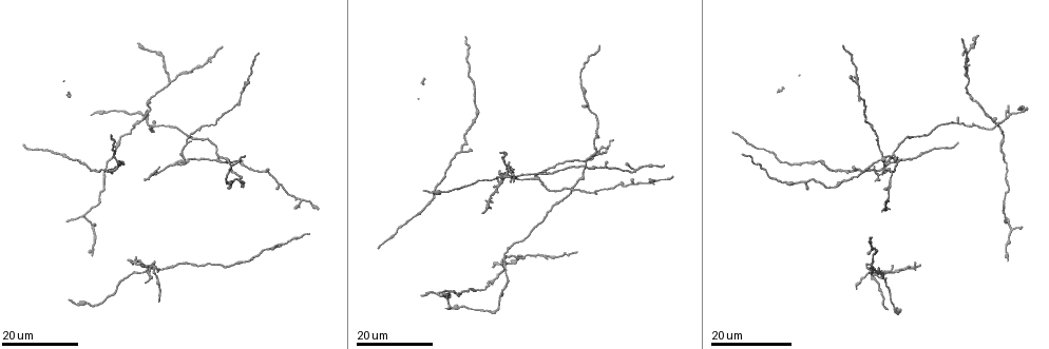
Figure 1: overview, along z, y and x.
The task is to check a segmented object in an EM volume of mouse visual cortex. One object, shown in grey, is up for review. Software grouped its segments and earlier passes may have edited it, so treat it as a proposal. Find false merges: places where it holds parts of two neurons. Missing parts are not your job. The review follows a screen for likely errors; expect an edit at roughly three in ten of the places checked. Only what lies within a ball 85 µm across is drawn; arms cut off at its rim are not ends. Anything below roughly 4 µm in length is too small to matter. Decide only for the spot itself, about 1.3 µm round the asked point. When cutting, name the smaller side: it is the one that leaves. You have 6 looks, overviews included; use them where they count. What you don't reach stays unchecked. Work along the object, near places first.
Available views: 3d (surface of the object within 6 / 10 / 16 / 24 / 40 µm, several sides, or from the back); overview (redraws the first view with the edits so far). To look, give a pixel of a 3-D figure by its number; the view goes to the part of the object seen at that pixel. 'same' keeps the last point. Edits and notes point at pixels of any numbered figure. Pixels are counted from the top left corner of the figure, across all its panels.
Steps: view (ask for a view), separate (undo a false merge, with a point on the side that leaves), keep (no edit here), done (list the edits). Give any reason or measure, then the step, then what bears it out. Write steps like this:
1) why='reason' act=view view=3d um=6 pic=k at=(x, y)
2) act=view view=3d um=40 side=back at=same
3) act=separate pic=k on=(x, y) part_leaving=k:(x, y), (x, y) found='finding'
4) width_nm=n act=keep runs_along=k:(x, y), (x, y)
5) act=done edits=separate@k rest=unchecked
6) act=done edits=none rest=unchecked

why='three-way junction' act=view view=3d um=24 pic=1 at=(544, 256)

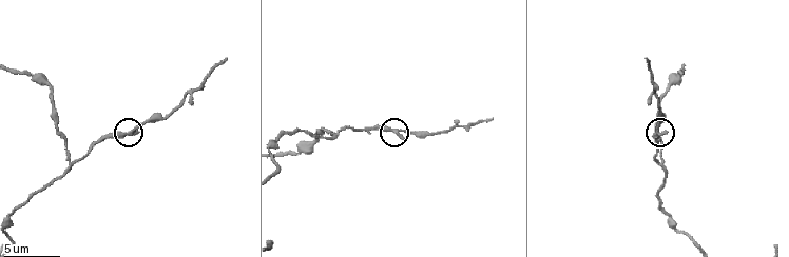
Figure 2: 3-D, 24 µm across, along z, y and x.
act=view view=3d um=10 pic=2 at=(126, 135)

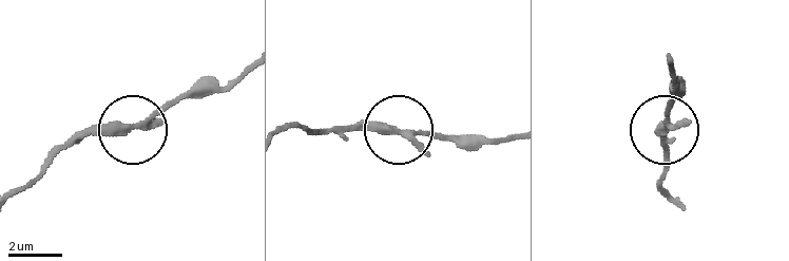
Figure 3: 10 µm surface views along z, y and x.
width_nm=250 act=keep runs_along=3:(22, 188), (70, 145), (145, 125), (197, 81) found='all the same neuron'

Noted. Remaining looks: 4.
why='branch point' act=view view=3d um=16 pic=1 at=(492, 281)

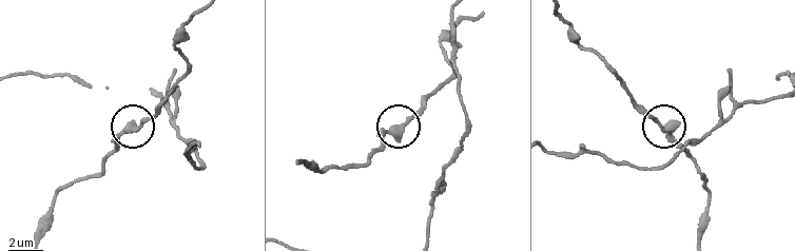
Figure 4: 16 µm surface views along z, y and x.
act=view view=3d um=10 pic=4 at=(400, 127)

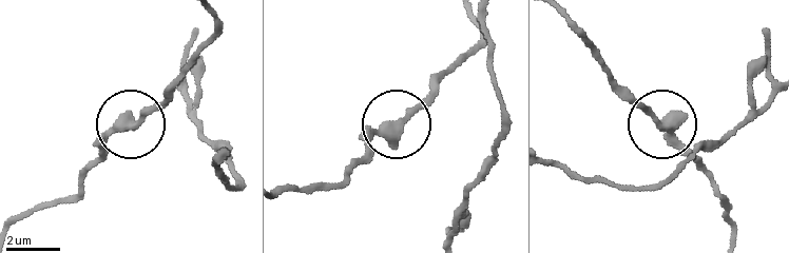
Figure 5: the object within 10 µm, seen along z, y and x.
width_nm=320 act=keep found='one neuron here'

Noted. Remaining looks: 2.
why='a fork' act=view view=3d um=24 pic=1 at=(571, 189)

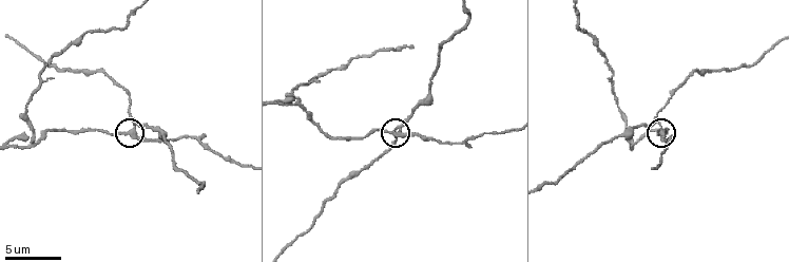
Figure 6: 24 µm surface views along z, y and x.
act=view view=3d um=10 pic=6 at=(129, 133)

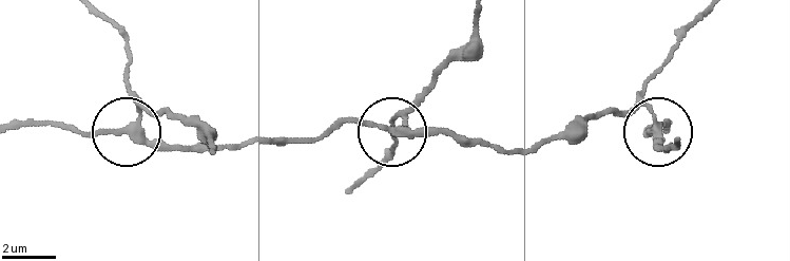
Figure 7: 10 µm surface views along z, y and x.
width_nm=250 act=separate pic=7 on=(151, 143) part_leaving=7:(135, 106), (129, 124), (115, 130), (13, 124) found='two neurons meet here'

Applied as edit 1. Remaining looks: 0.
act=done edits=separate@7 rest=unchecked

